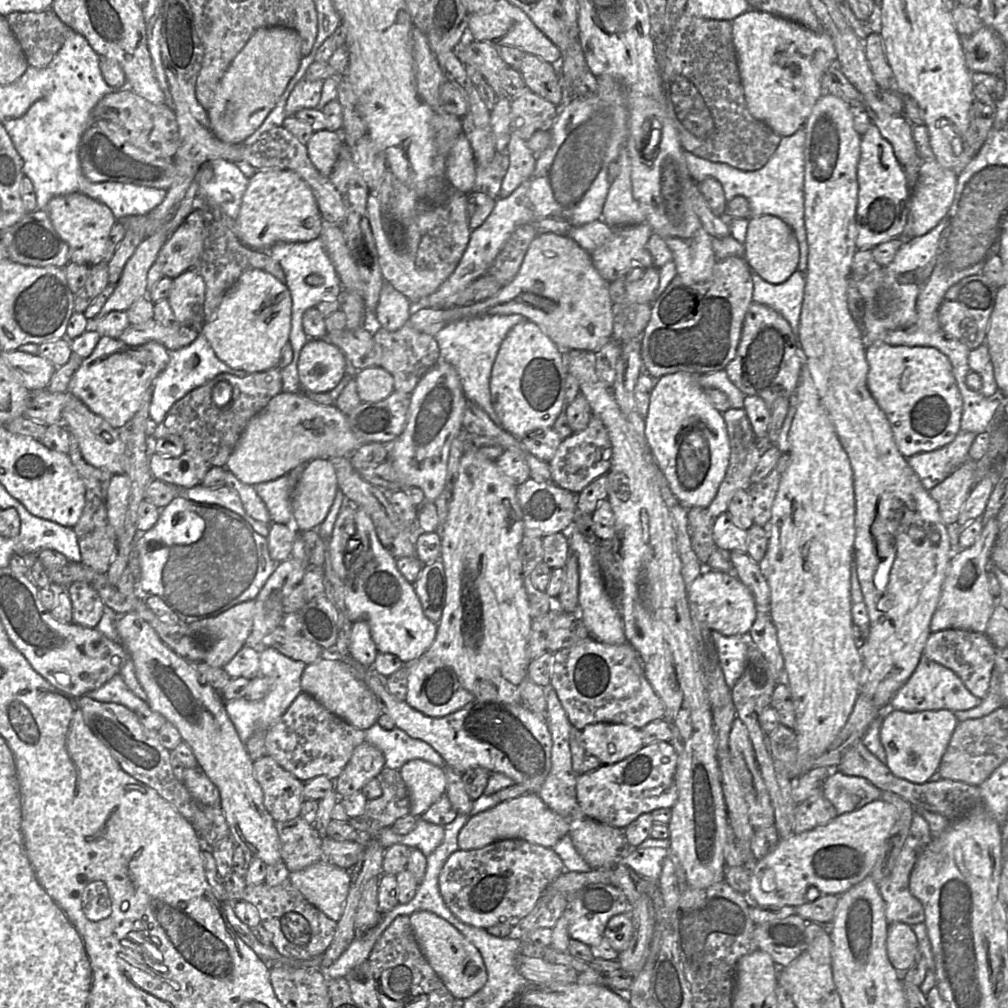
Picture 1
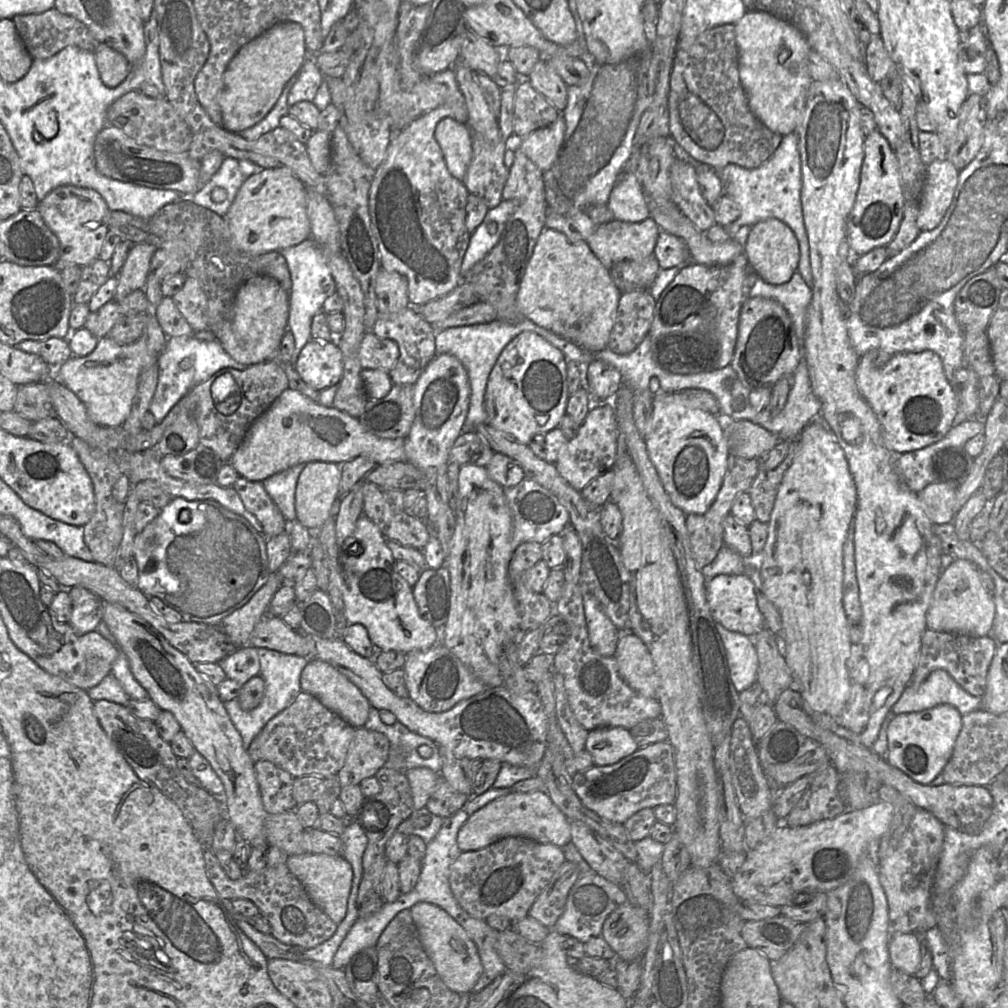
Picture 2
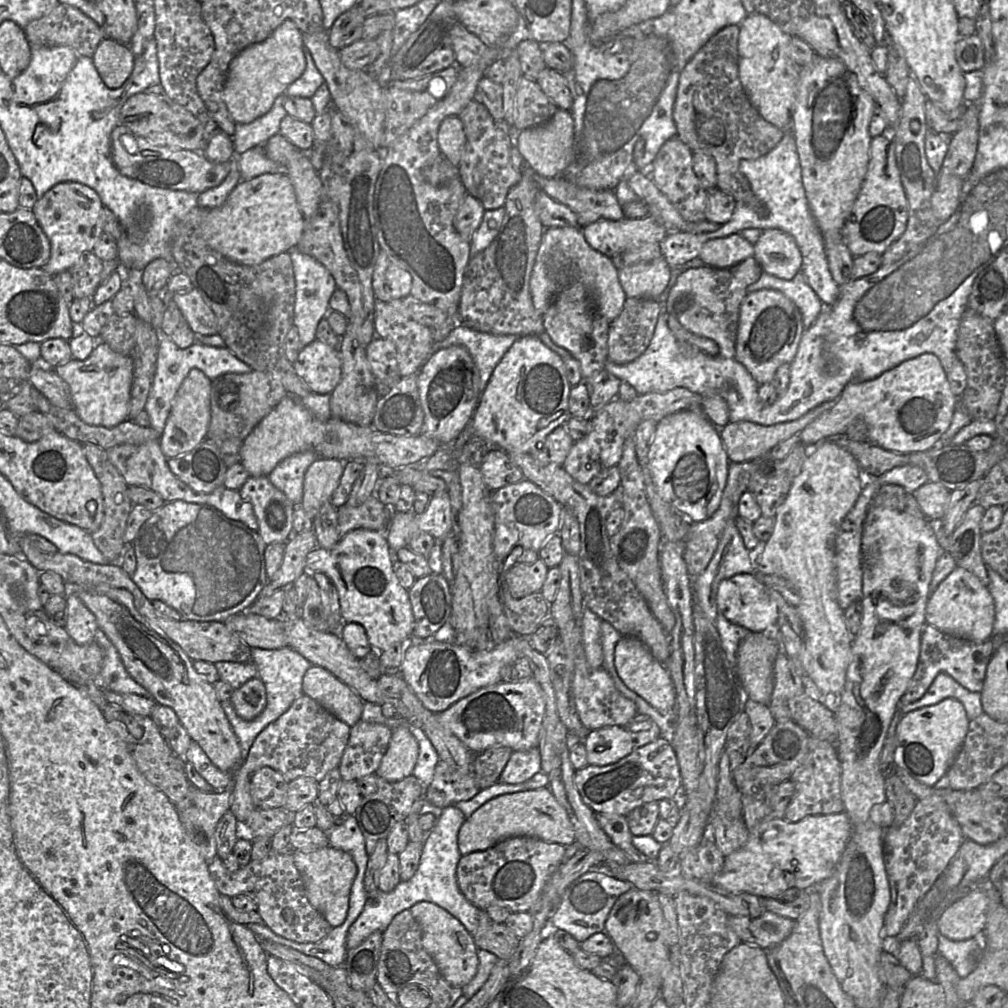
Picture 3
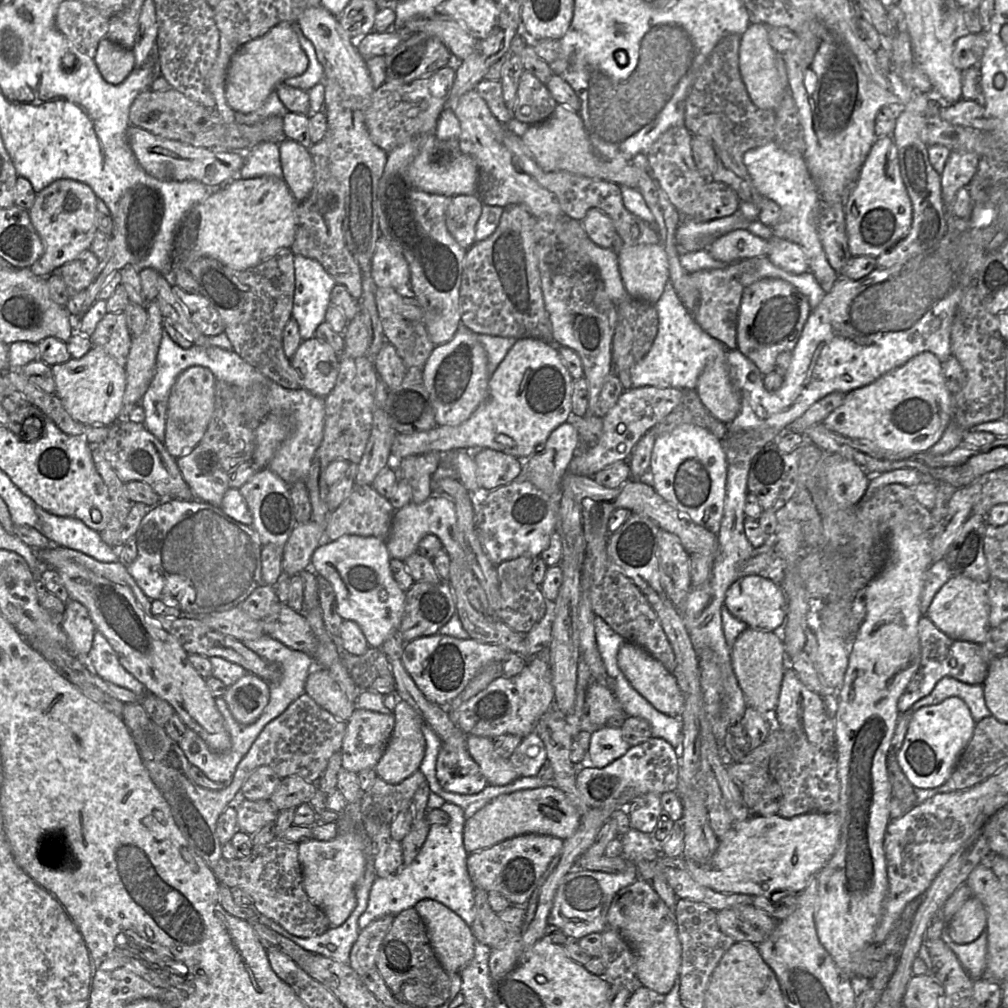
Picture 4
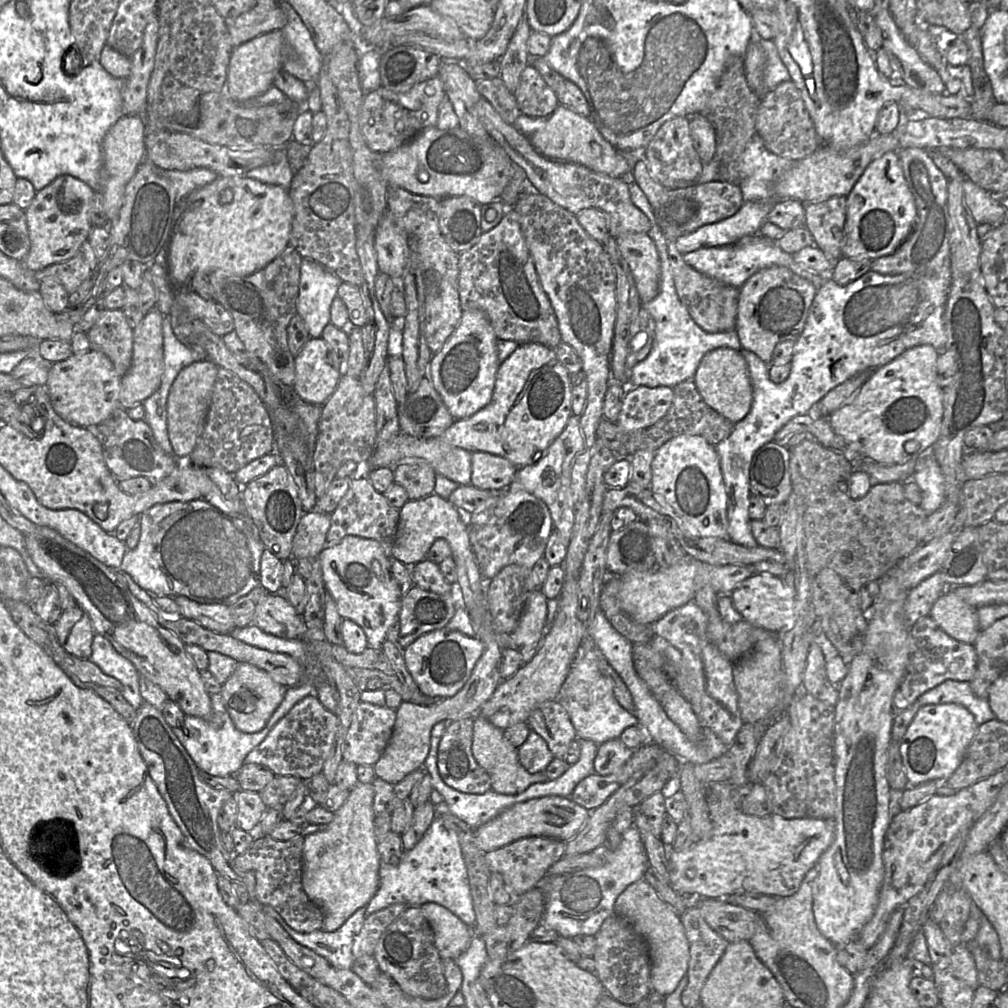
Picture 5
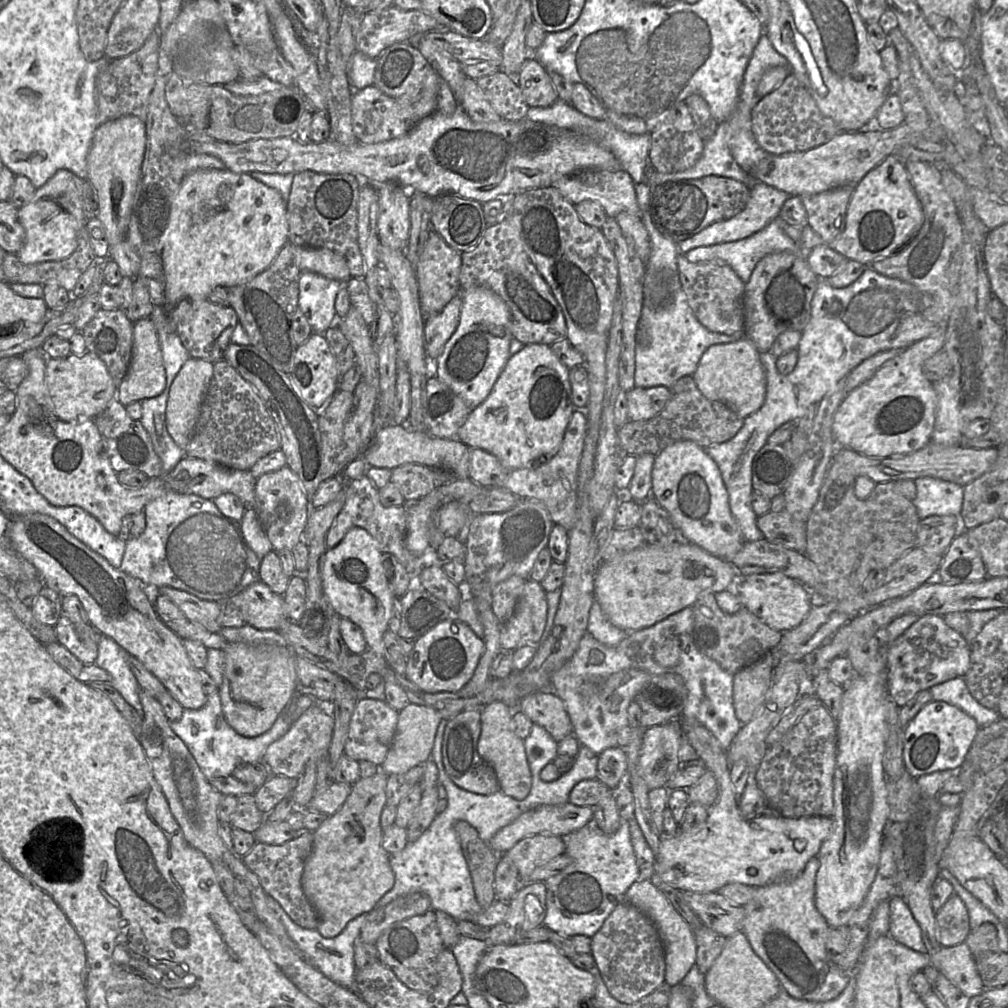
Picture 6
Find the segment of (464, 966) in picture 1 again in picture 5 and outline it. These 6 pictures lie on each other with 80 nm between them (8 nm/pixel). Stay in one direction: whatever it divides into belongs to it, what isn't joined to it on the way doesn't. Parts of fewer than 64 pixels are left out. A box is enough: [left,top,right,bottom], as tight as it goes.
[420,902,473,960]

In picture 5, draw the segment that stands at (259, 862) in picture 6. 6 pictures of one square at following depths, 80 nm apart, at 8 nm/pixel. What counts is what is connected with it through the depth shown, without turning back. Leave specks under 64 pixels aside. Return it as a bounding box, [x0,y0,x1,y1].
[231,835,324,933]

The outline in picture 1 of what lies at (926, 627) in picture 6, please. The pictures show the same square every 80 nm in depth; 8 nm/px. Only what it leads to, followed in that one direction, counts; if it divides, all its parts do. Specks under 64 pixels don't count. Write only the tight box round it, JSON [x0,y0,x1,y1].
[923,629,996,700]

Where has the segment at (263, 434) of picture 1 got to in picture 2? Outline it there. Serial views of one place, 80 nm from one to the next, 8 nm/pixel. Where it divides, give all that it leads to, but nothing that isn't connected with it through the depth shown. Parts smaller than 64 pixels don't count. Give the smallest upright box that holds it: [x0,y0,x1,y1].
[230,387,405,482]

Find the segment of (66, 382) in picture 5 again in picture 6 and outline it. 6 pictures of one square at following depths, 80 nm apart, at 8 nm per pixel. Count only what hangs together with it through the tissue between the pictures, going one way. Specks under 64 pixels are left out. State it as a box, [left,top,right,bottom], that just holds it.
[45,354,117,422]

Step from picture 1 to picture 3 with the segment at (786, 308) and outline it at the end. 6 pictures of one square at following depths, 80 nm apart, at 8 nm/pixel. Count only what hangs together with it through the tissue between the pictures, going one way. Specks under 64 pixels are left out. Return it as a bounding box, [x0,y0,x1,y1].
[747,270,824,330]

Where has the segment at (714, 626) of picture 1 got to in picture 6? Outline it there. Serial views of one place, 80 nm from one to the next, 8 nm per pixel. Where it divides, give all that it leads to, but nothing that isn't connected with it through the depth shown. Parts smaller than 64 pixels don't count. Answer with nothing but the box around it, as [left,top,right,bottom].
[737,572,812,632]

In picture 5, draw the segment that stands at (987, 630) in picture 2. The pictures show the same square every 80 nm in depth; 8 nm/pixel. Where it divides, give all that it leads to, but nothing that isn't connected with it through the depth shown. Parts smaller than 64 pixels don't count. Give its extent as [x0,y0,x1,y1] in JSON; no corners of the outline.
[929,591,981,644]

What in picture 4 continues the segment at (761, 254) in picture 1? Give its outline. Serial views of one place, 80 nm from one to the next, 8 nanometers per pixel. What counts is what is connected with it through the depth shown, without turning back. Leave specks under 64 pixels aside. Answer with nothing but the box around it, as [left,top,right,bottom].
[767,235,809,274]

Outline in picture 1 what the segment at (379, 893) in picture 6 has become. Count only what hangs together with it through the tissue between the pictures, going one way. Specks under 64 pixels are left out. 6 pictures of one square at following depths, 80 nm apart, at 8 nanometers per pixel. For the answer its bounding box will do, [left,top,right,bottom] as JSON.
[288,859,349,921]

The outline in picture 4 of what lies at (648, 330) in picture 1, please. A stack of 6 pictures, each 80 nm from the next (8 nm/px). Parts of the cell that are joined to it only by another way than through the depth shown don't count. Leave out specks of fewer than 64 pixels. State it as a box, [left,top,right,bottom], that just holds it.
[690,259,757,350]

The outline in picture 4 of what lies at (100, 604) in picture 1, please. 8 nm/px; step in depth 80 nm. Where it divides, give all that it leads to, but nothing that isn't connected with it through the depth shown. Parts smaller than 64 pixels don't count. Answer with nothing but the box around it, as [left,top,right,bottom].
[60,600,97,658]

